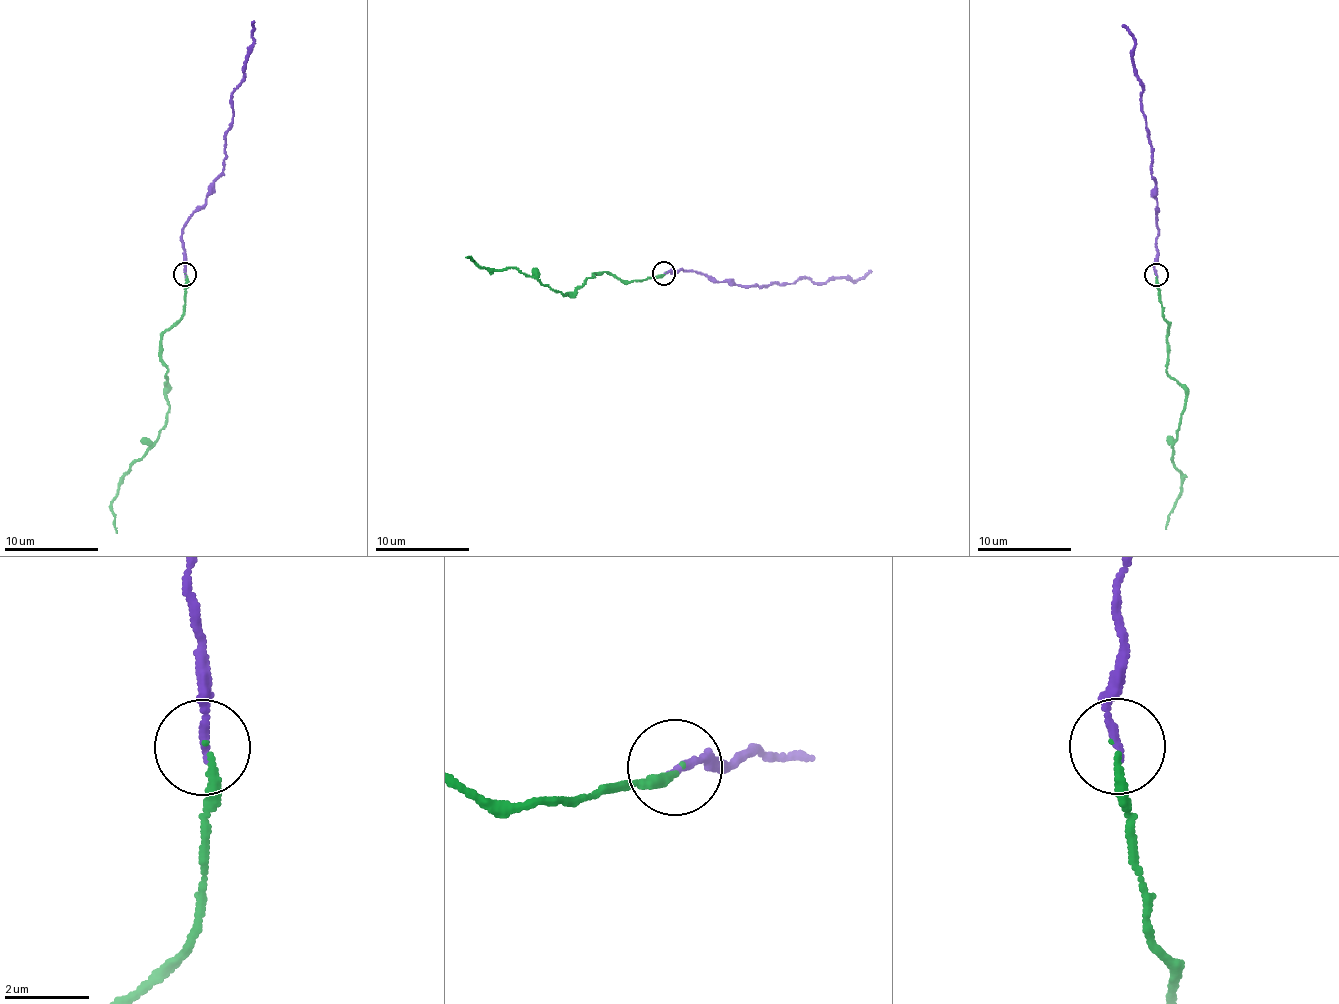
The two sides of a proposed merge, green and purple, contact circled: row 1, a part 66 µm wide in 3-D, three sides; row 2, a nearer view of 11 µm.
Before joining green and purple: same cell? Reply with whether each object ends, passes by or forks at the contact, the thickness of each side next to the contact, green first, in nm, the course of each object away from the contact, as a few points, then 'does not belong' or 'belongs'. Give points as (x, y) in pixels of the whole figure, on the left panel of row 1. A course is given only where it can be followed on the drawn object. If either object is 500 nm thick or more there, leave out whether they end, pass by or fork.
green ends there; purple ends there; 150 nm thick on the green side, 190 nm on the other; green runs (186, 274), (185, 314), (162, 334), (160, 344), (169, 410), (156, 444), (119, 485), (112, 511), (117, 533); purple runs (184, 274), (182, 228), (204, 204), (208, 186), (224, 170), (233, 91), (239, 86), (255, 20); belongs

